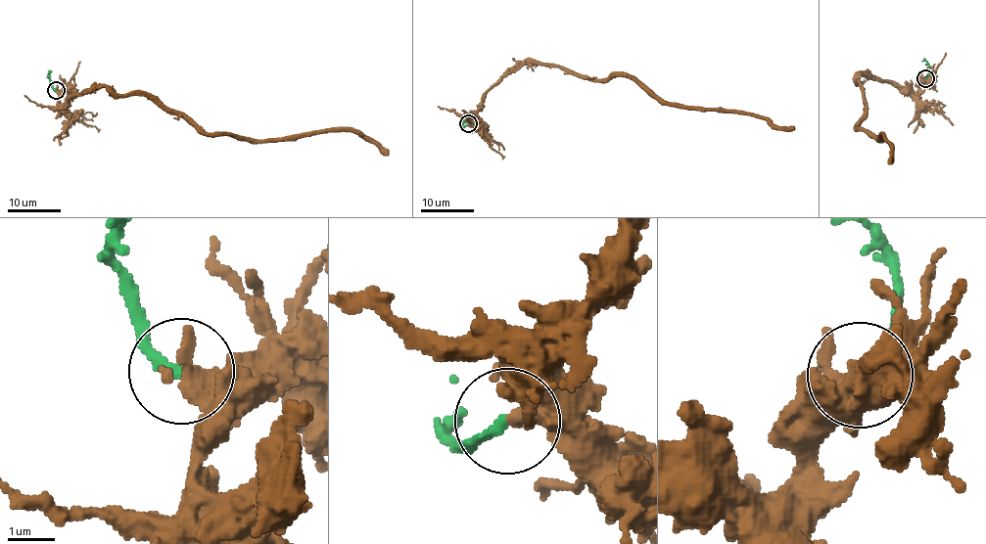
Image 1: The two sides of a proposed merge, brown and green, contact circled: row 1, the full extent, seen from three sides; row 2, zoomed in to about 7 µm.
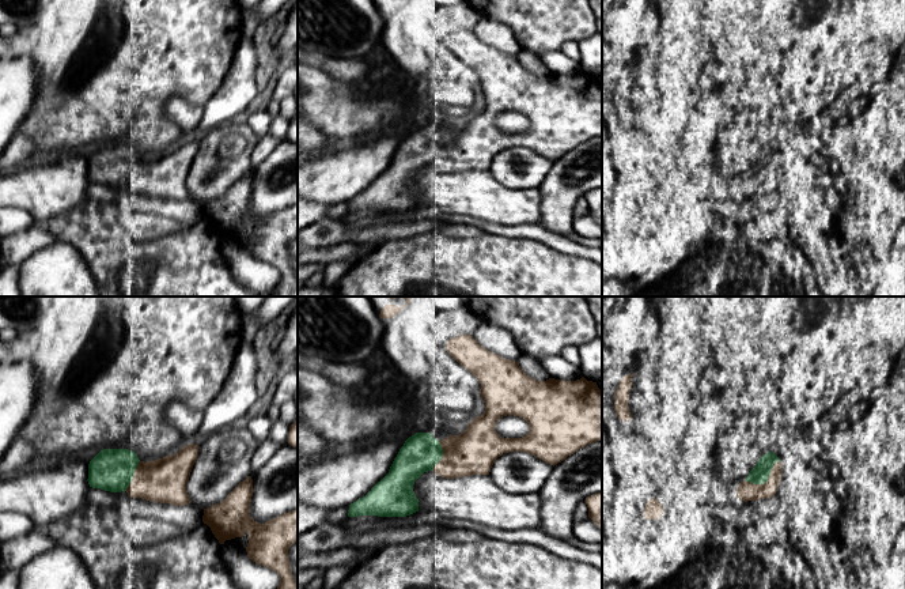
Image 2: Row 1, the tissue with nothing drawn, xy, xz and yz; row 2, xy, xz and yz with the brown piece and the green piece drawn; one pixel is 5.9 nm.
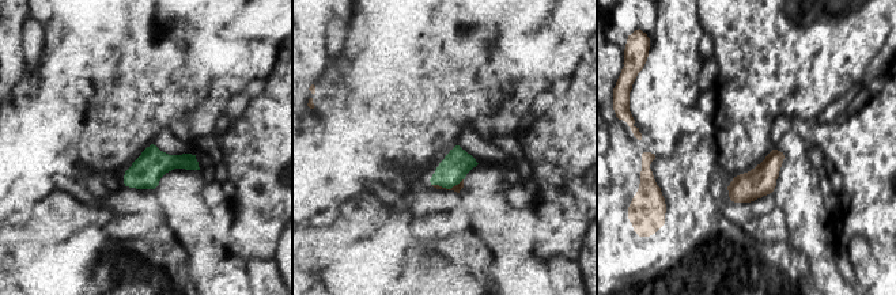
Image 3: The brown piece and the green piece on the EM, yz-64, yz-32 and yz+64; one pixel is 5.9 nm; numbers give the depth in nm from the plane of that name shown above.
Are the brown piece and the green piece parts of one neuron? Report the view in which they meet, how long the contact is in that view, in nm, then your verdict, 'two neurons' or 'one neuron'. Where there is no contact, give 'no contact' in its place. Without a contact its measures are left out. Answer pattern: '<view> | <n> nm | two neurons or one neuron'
yz | 240 nm | one neuron

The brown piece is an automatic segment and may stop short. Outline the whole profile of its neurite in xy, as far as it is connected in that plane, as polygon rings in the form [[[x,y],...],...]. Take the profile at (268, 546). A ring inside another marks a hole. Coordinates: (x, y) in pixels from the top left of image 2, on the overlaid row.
[[[249,476],[223,502],[204,509],[202,522],[220,544],[247,533],[247,556],[280,575],[277,589],[298,589],[288,559],[289,547],[298,541],[298,510],[260,524],[250,517],[251,497],[253,480]]]

